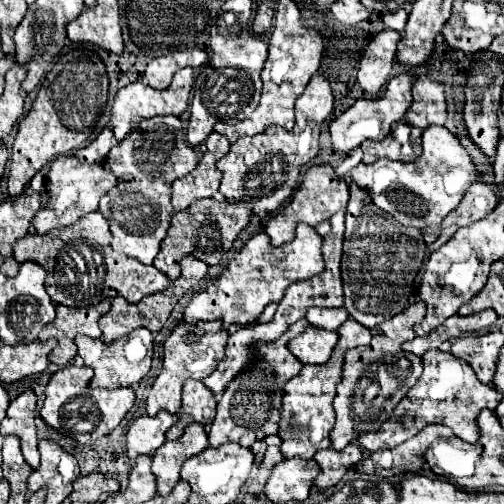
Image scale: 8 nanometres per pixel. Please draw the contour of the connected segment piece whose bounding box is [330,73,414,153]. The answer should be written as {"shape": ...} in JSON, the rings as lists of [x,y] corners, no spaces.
{"shape":[[[402,73],[398,77],[392,77],[386,91],[384,91],[384,97],[358,99],[350,109],[346,109],[340,117],[336,117],[330,123],[332,145],[336,147],[336,151],[348,153],[348,151],[356,149],[358,145],[362,145],[366,139],[382,141],[390,133],[392,123],[400,121],[404,117],[404,113],[408,111],[408,107],[412,105],[412,83],[414,83],[414,75],[410,75],[410,73]]]}

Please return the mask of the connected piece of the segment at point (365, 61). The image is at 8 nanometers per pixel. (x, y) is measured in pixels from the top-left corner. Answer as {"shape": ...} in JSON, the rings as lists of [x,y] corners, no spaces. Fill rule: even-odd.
{"shape":[[[384,29],[366,47],[360,59],[360,67],[358,67],[358,83],[366,93],[378,95],[384,83],[388,81],[398,39],[400,39],[398,31]]]}

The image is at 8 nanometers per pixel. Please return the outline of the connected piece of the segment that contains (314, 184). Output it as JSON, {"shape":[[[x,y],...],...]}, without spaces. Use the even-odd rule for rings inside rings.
{"shape":[[[312,165],[306,171],[306,175],[304,175],[300,187],[296,189],[296,193],[292,195],[292,199],[276,215],[272,215],[268,219],[264,231],[268,233],[272,247],[280,247],[280,245],[292,241],[292,235],[294,235],[294,229],[296,229],[298,223],[308,223],[310,227],[316,227],[318,223],[328,221],[336,211],[344,209],[346,203],[348,203],[346,181],[336,177],[336,173],[330,165]]]}

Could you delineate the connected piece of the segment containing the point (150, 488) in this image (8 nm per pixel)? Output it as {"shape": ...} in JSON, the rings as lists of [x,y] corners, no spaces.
{"shape":[[[136,457],[136,465],[130,469],[128,489],[136,495],[136,503],[144,503],[156,495],[156,479],[152,479],[150,465],[150,457]]]}

